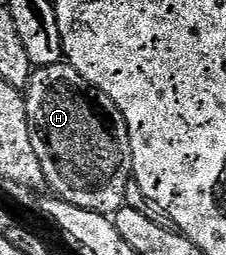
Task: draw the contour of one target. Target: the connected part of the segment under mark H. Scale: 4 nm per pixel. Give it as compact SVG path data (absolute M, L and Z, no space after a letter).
M68 63L34 68L23 96L29 142L45 175L45 185L67 203L100 210L107 201L101 193L101 116L107 112L105 98Z

